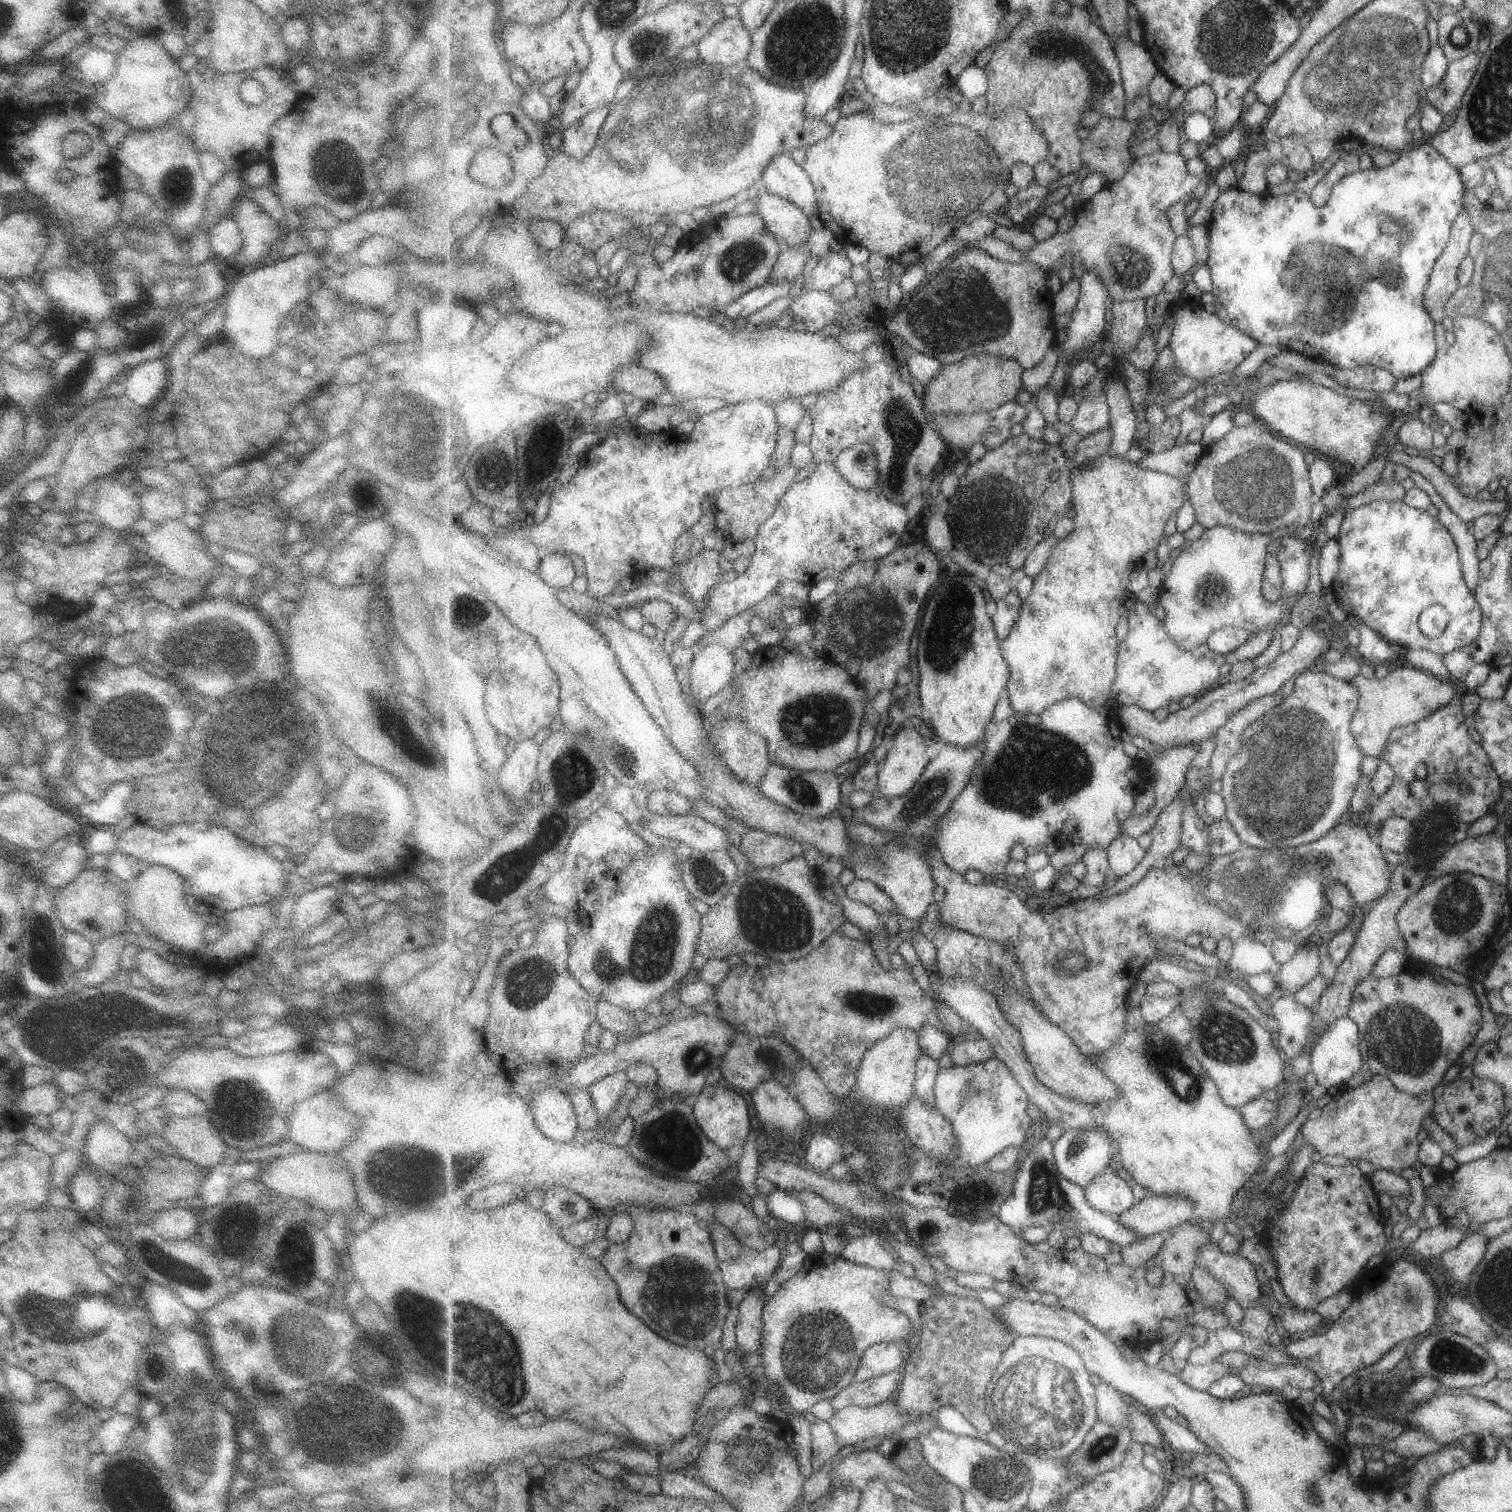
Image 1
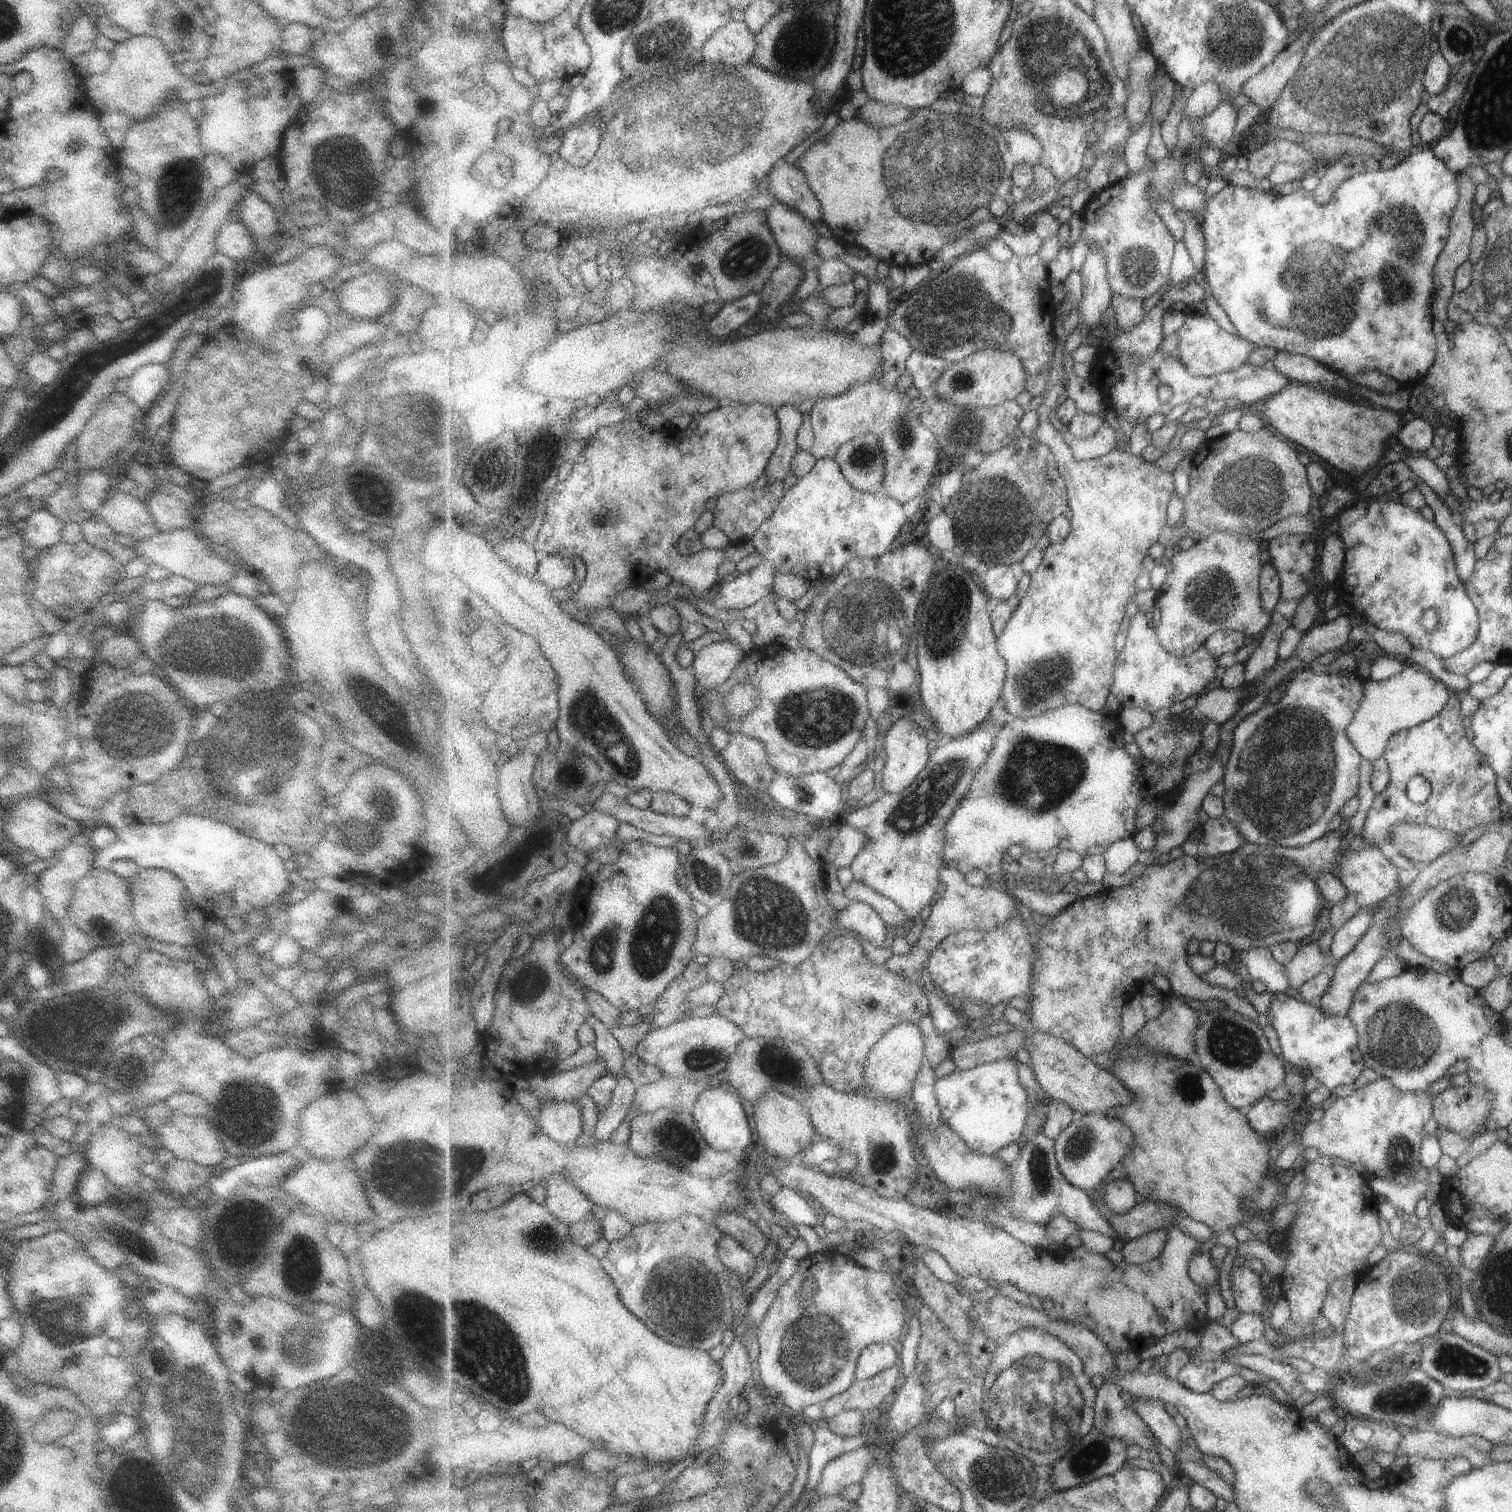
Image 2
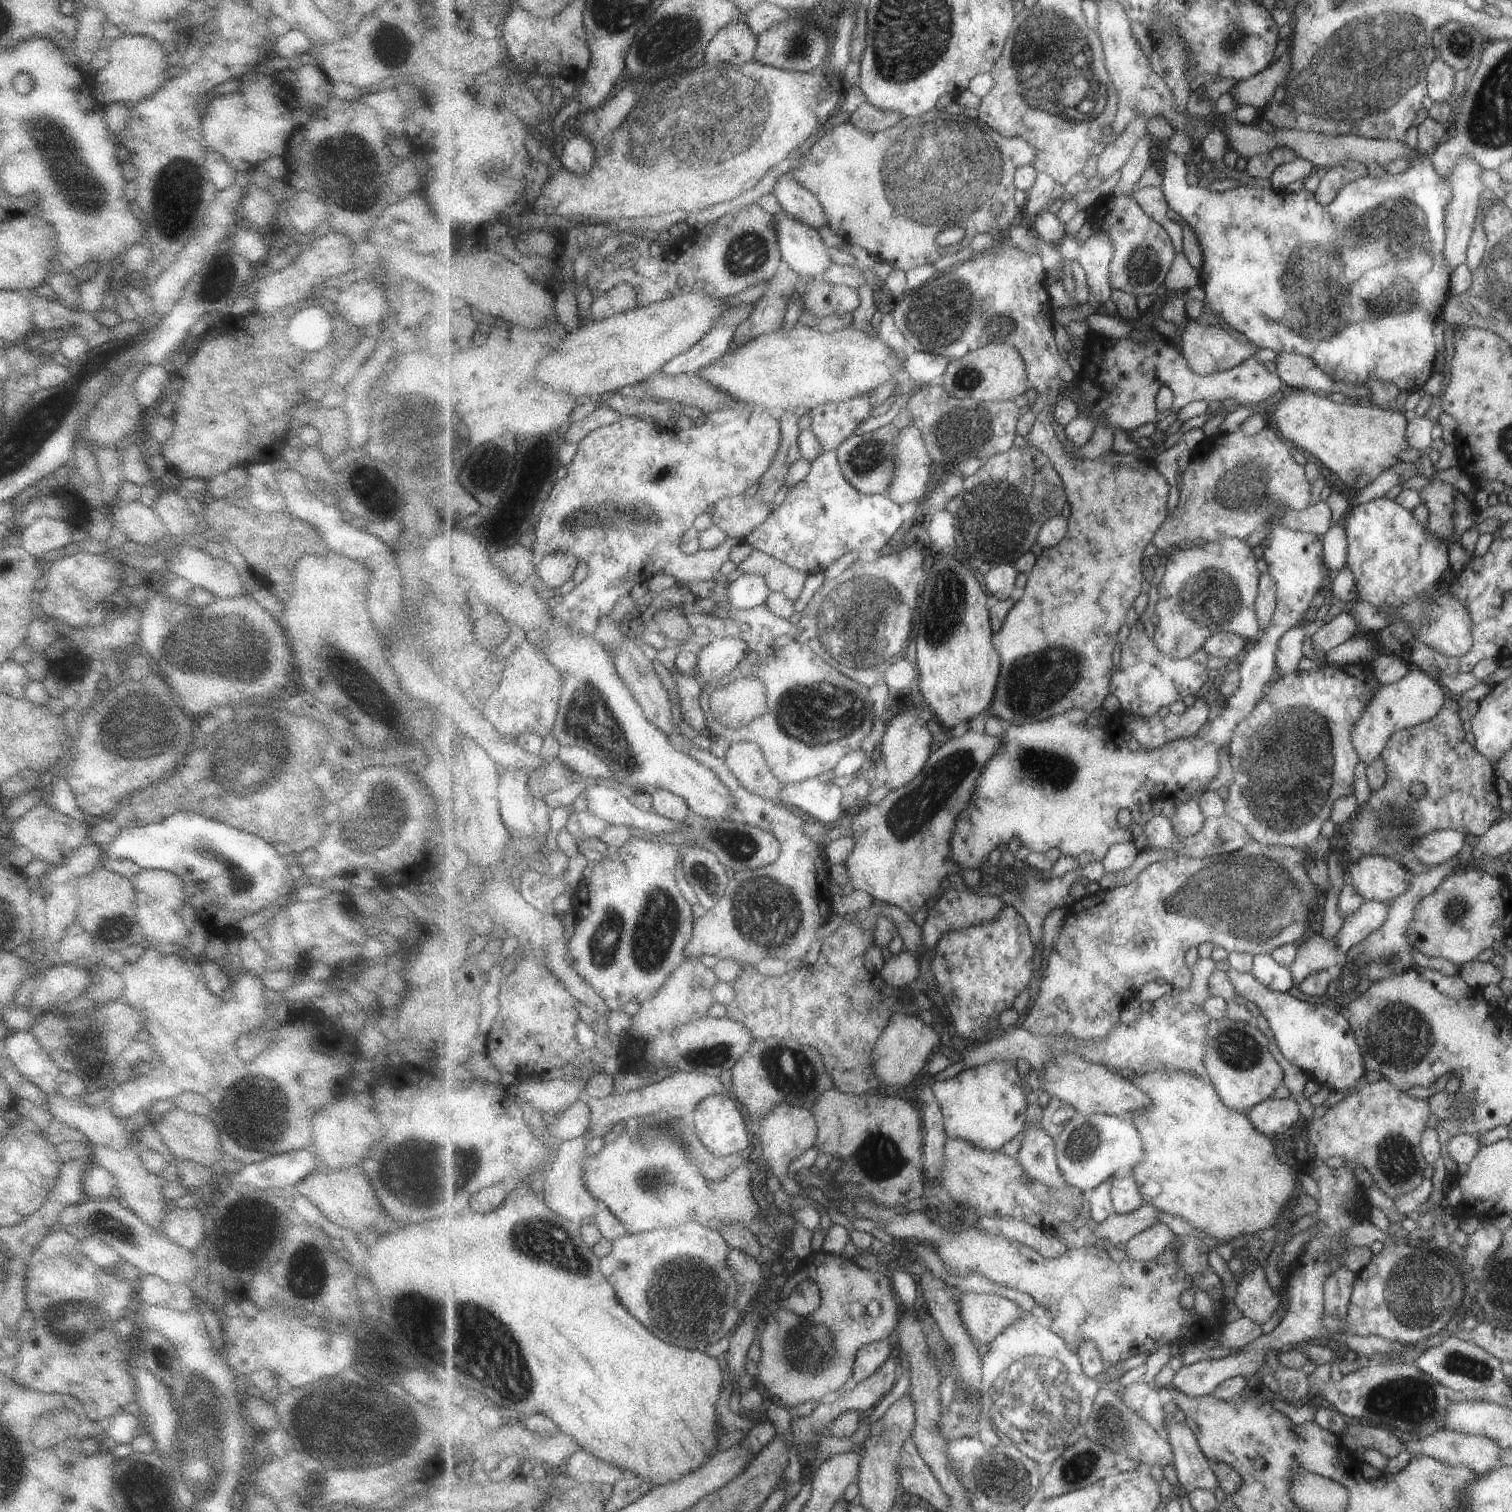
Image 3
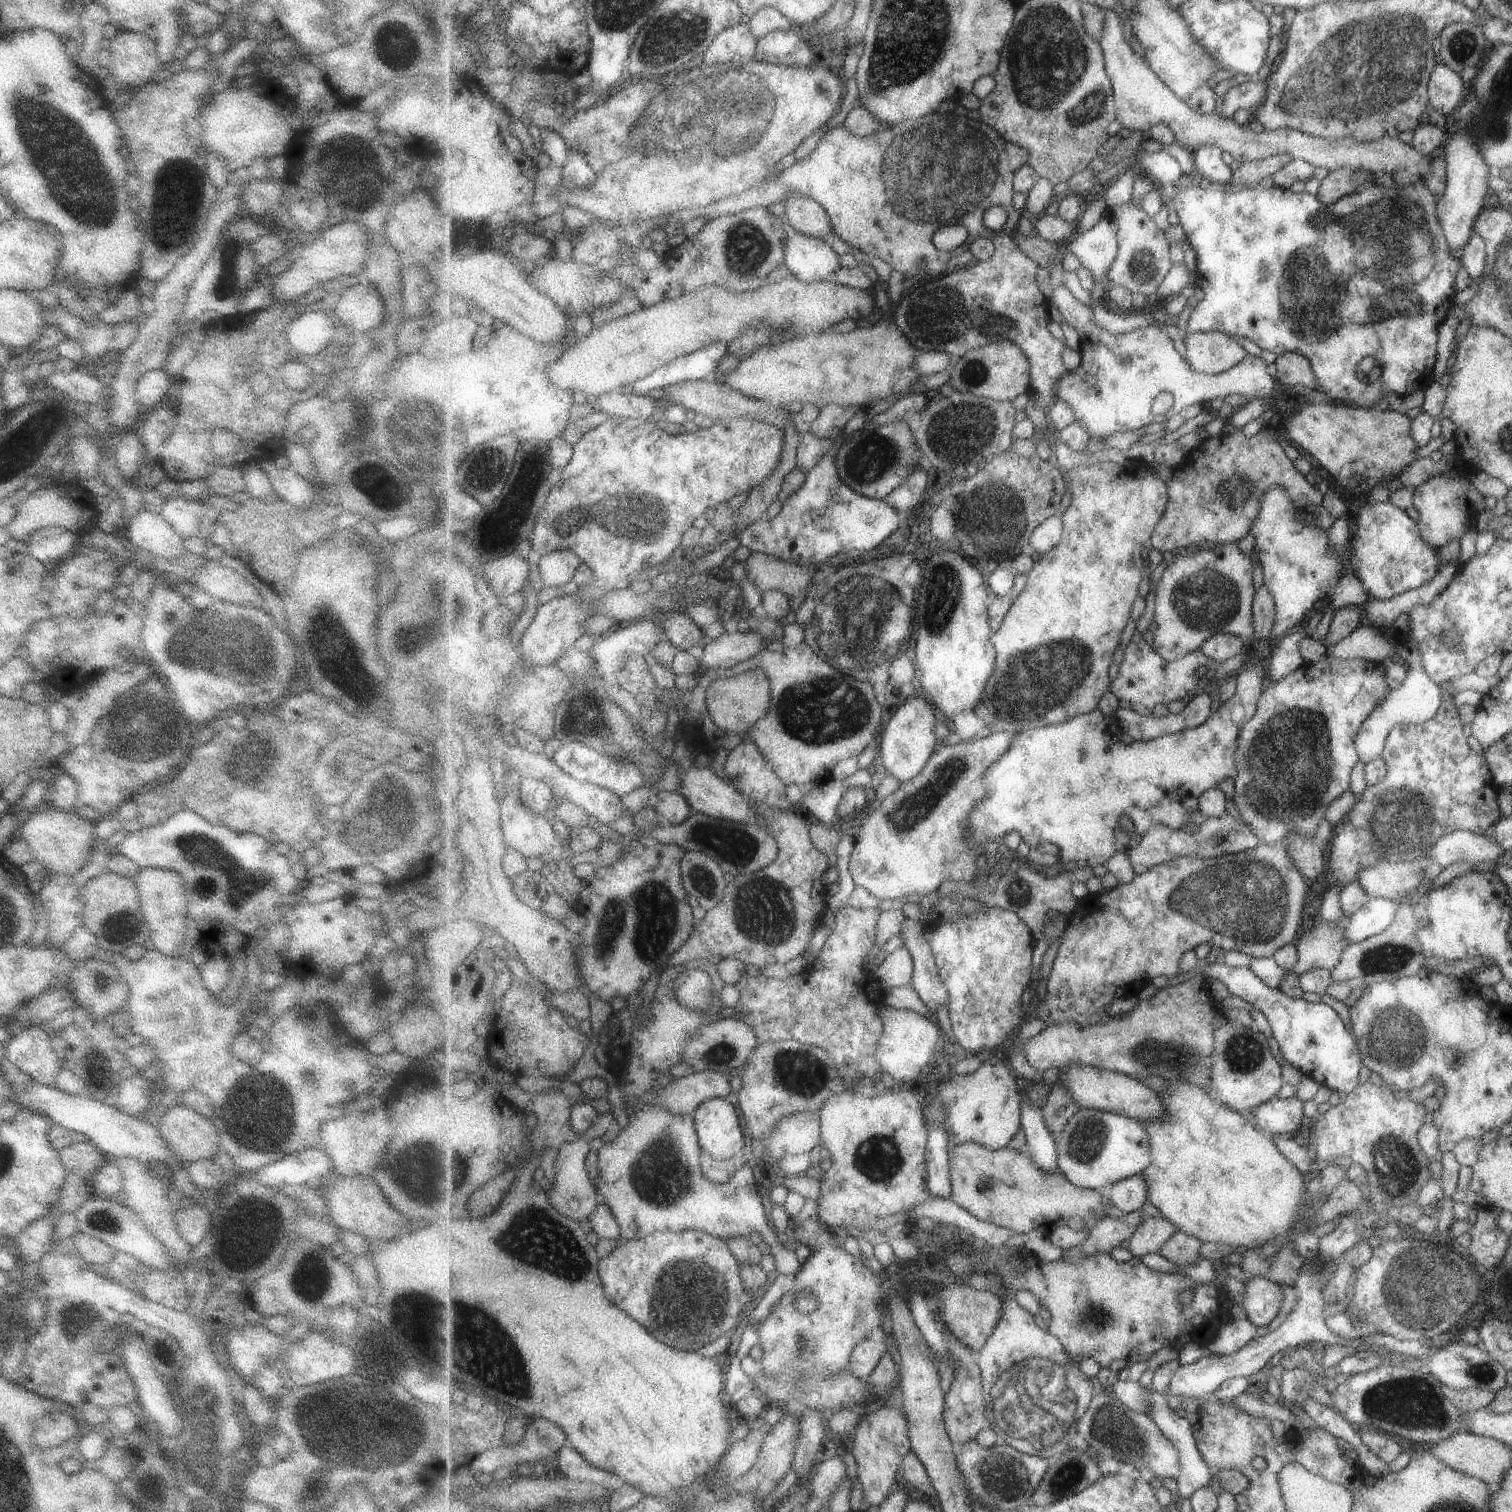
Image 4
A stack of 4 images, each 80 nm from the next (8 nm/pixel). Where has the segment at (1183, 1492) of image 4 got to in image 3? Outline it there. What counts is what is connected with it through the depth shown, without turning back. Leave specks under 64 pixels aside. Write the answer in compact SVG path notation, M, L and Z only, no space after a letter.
M1167 1416L1166 1432L1174 1448L1174 1467L1179 1480L1177 1490L1184 1495L1197 1489L1214 1491L1220 1486L1211 1461L1199 1446L1195 1431L1186 1423Z

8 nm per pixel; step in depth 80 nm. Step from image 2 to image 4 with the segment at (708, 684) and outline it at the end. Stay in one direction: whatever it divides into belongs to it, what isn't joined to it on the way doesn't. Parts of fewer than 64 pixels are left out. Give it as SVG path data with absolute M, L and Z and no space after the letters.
M752 629L731 634L725 632L703 648L699 674L731 668L765 648L764 640Z

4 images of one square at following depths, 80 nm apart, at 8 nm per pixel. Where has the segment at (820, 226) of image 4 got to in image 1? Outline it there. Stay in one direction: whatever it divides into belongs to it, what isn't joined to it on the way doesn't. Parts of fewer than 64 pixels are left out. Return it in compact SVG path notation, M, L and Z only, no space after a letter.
M789 154L776 156L761 179L769 193L795 203L808 217L819 222L820 205L816 188L808 172Z

